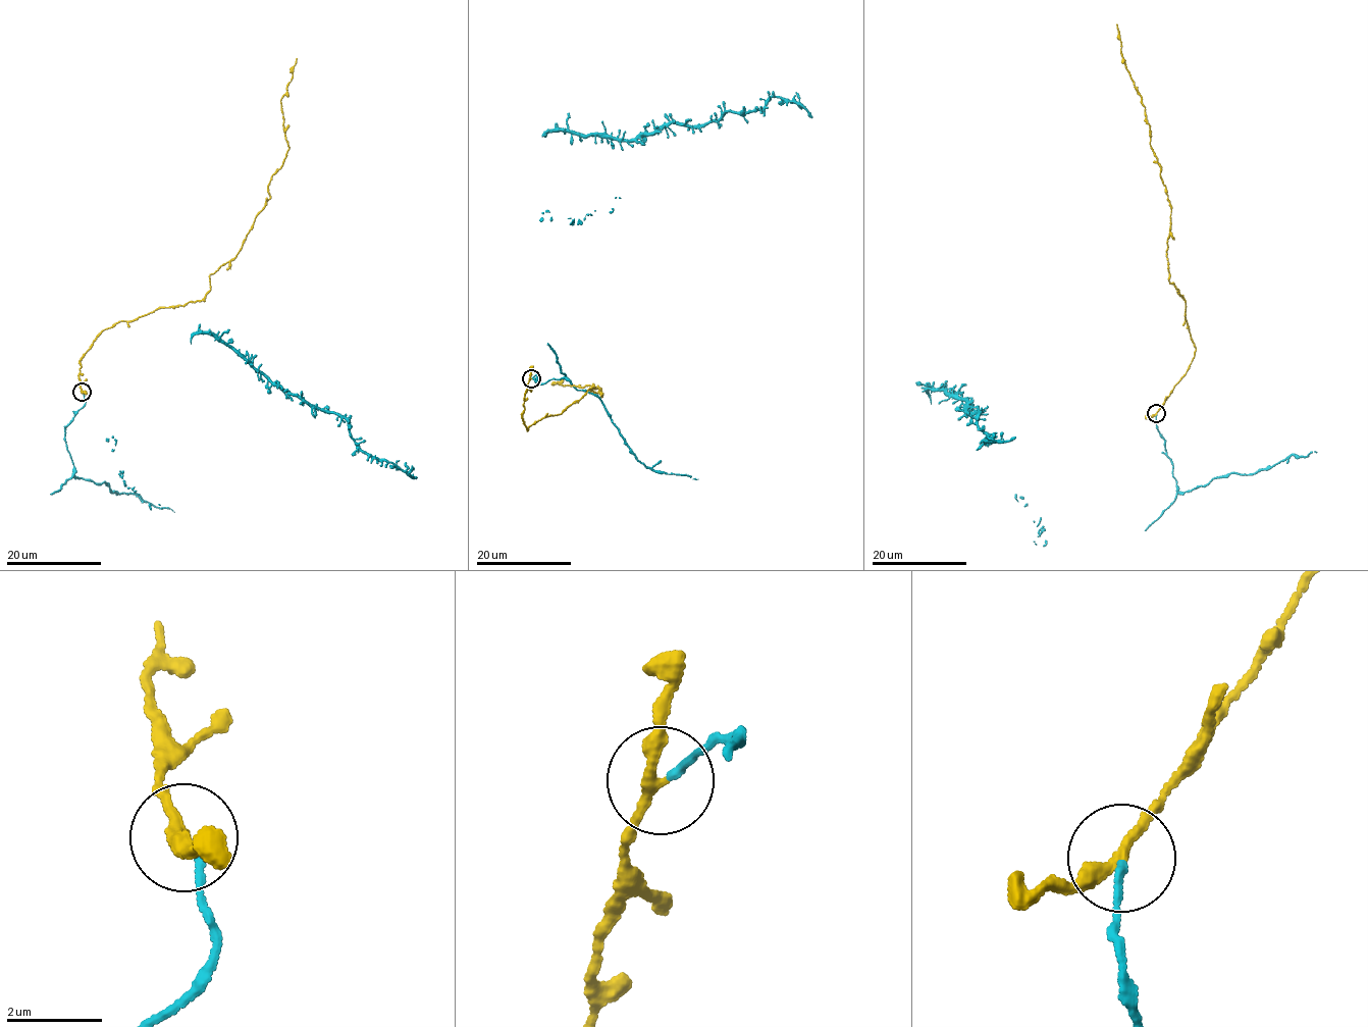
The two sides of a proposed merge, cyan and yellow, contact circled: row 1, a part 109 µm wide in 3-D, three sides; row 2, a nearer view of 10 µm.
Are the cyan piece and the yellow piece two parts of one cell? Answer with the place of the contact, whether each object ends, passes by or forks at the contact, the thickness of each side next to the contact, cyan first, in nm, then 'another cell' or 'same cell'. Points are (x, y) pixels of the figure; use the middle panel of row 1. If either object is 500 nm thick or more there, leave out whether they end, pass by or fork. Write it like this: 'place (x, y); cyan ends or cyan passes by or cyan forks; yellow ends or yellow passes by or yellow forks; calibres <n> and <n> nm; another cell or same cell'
place (531, 378); cyan ends; yellow passes by; calibres 140 and 260 nm; same cell

